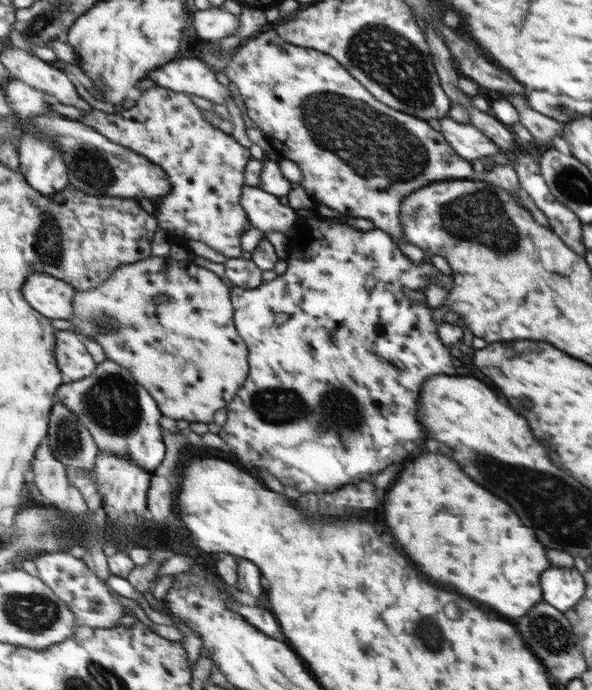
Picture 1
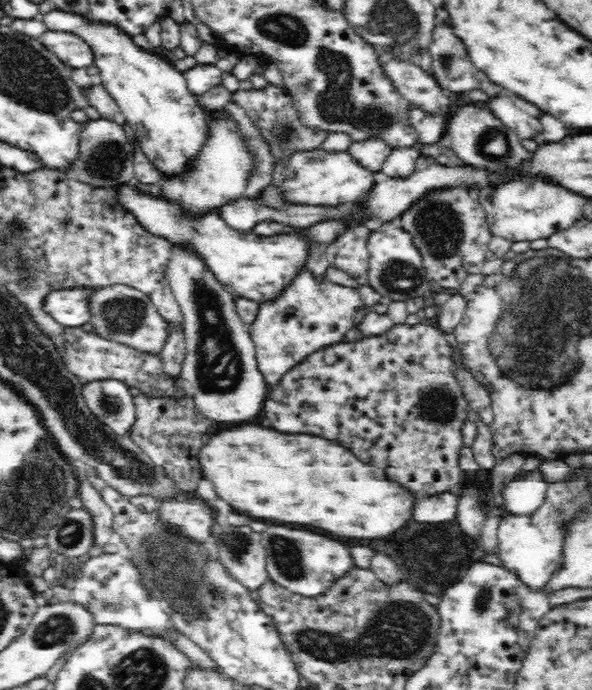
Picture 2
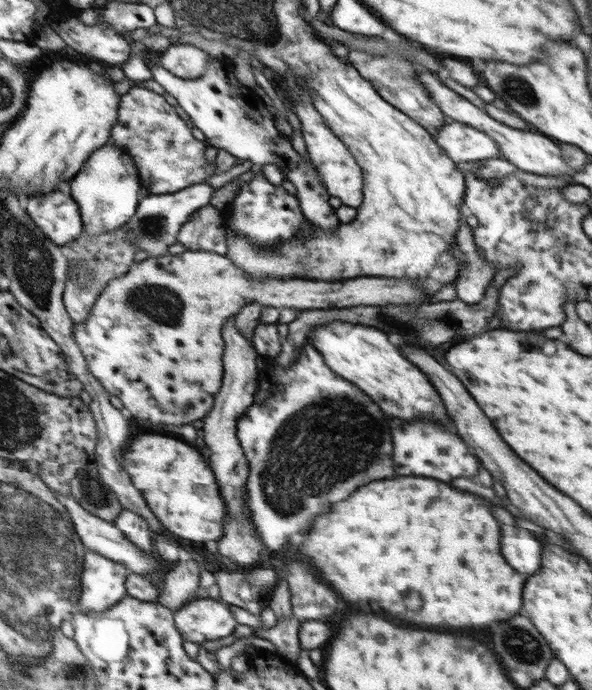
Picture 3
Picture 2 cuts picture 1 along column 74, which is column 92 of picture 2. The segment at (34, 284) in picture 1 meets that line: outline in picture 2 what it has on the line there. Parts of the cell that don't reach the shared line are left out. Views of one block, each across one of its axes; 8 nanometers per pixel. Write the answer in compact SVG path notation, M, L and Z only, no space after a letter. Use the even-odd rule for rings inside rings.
M74 287L50 292L44 307L56 321L70 327L78 327L92 320L90 298L96 294L97 287Z

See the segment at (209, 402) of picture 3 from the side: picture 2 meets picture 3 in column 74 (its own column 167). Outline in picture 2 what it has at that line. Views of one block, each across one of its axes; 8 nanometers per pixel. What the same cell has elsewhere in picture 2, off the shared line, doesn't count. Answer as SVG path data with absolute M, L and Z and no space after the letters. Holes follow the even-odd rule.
M112 284L98 288L96 294L90 298L90 303L92 303L90 324L94 333L143 352L162 352L162 346L168 338L167 322L152 304L150 297L142 291L125 284Z

